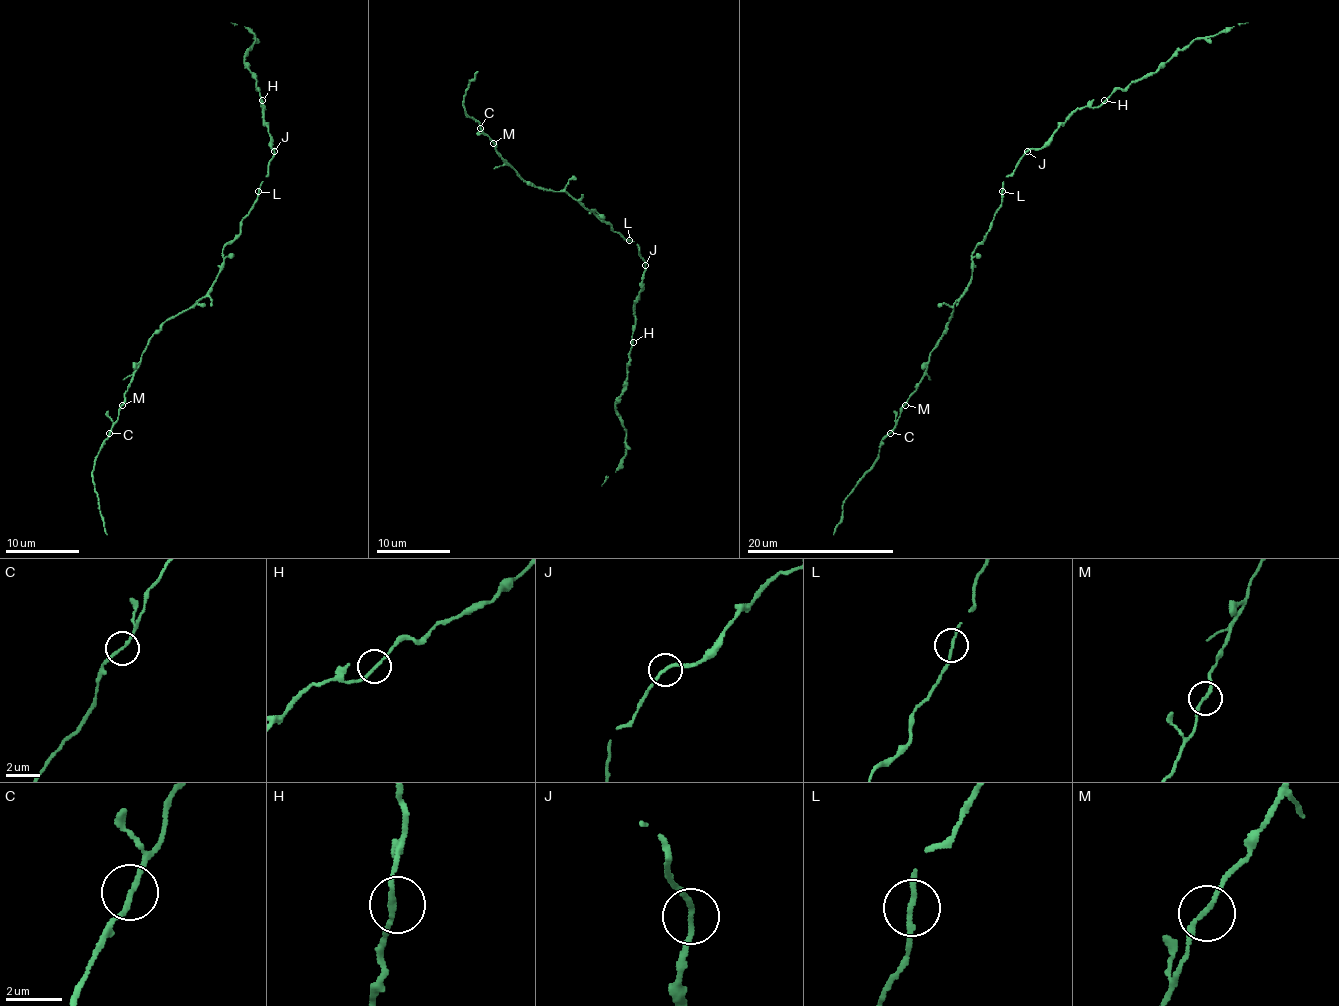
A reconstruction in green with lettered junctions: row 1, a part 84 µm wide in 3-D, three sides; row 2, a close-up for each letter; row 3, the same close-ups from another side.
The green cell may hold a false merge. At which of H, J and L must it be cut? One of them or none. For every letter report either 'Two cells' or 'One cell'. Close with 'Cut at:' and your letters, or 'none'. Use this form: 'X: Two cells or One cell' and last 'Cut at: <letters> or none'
H: One cell
J: One cell
L: One cell
Cut at: none

